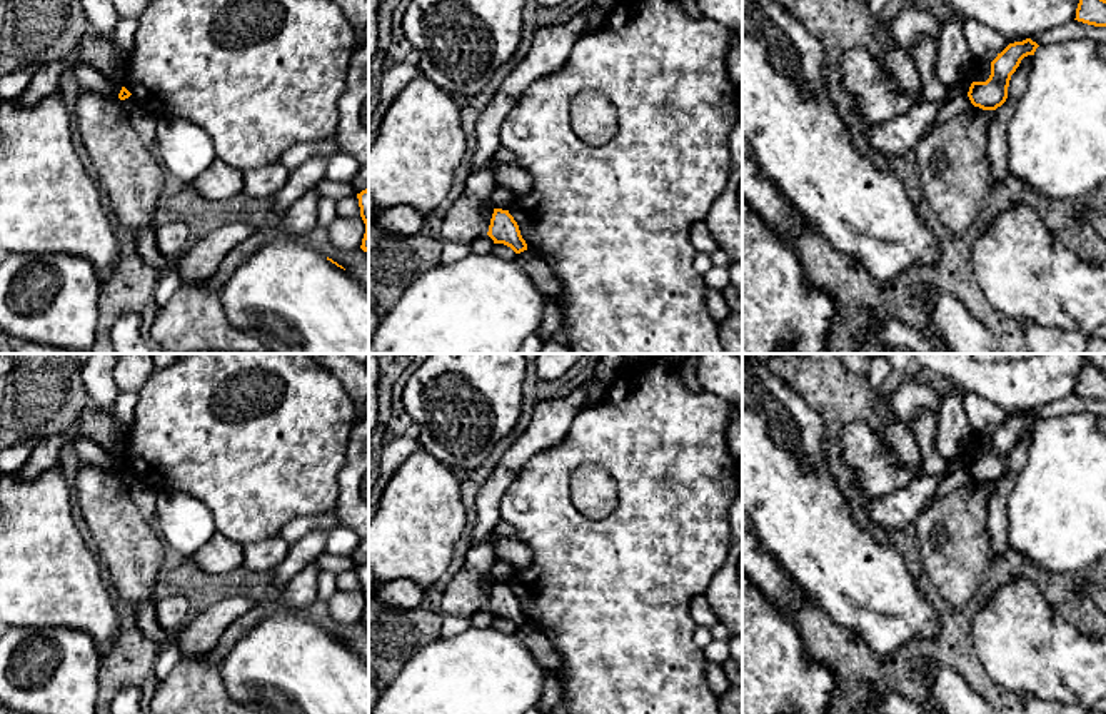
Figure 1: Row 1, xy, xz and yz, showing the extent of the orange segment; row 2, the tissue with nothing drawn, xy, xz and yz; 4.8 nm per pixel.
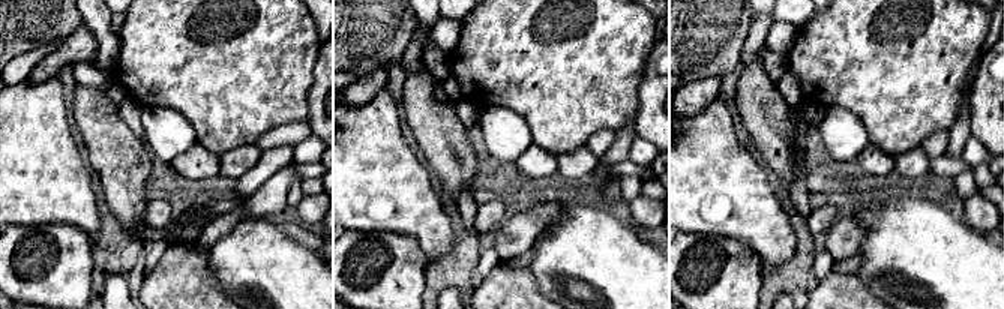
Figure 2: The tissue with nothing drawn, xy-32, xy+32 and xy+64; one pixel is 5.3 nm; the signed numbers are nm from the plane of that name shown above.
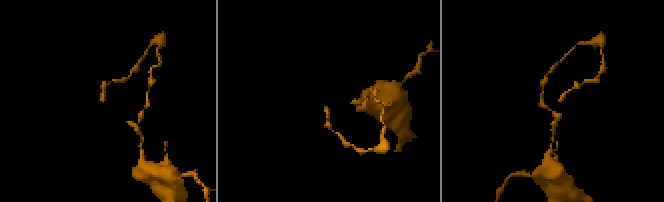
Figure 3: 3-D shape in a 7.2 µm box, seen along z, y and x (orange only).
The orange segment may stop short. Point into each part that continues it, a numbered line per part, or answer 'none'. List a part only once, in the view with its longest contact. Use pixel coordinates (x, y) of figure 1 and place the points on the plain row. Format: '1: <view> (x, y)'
none

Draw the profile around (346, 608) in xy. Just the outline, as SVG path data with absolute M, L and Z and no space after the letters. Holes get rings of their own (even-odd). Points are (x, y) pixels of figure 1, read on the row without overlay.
M335 591L327 601L329 616L344 626L355 624L362 619L365 597L362 591Z

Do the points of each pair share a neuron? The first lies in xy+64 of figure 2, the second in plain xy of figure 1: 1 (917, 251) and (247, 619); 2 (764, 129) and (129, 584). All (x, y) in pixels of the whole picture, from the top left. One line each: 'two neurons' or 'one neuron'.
1: two neurons
2: one neuron

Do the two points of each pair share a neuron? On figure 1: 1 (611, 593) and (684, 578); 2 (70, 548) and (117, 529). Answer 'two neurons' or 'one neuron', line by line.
1: one neuron
2: two neurons

